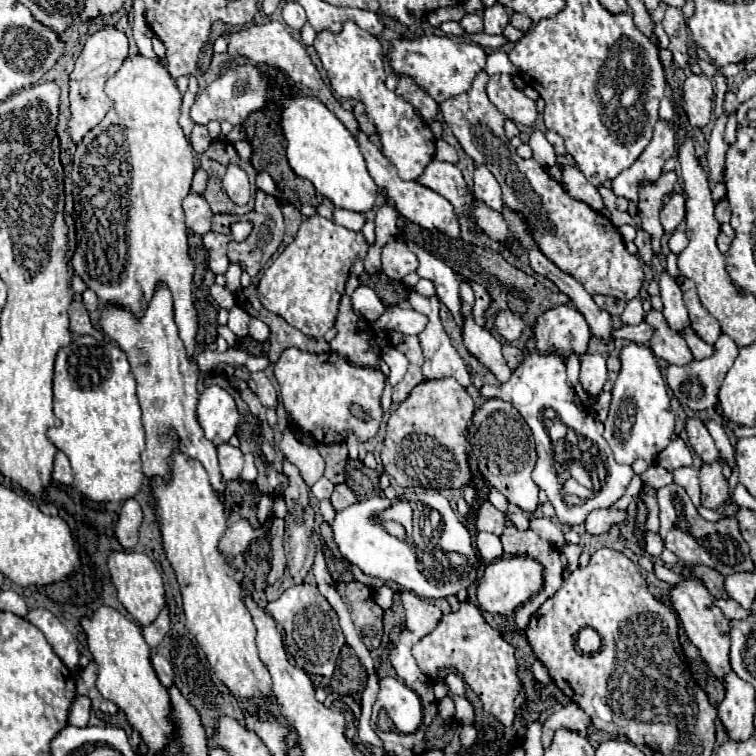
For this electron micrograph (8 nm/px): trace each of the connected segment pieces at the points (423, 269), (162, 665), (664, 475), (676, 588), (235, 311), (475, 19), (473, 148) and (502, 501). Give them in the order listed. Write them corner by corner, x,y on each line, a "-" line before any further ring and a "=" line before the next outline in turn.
410,242
408,248
420,260
420,266
416,270
418,276
432,280
432,284
436,286
436,294
438,294
440,302
444,302
448,306
448,310
452,312
456,324
460,326
460,322
464,322
464,318
460,318
460,288
458,288
460,280
458,280
458,274
452,268
448,268
442,260
434,258
426,250
418,248
416,244
=
154,654
154,656
152,656
152,666
154,666
154,672
156,672
158,680
160,680
166,688
172,686
172,682
174,682
174,672
172,672
170,662
168,662
162,654
=
654,464
641,474
641,480
645,486
649,486
655,490
666,486
673,482
671,472
662,468
658,464
=
684,580
684,582
674,584
670,588
670,598
672,598
674,610
680,618
680,622
684,624
684,630
686,630
690,642
700,650
710,672
722,682
724,674
730,672
730,662
728,662
730,626
728,626
728,618
722,614
722,610
716,604
712,604
710,592
706,590
706,586
696,582
696,580
=
240,306
230,308
228,328
230,328
238,338
244,338
244,336
248,334
248,322
250,322
250,316
248,316
=
468,14
460,20
460,26
468,34
478,34
478,32
484,32
484,18
480,14
=
482,70
480,74
476,74
472,86
468,92
452,96
448,100
444,100
440,104
440,110
444,114
446,124
452,128
454,136
458,138
458,142
462,144
464,152
476,162
476,164
484,164
490,168
490,172
494,174
494,178
498,180
498,184
502,186
502,200
504,206
510,208
512,212
520,214
524,218
524,224
528,226
530,236
534,238
538,250
550,258
562,272
570,274
572,278
576,278
584,290
590,296
614,296
620,300
632,300
640,294
642,288
642,280
644,280
644,272
642,272
642,262
632,256
626,246
624,240
618,232
618,226
612,224
610,218
606,218
604,214
596,212
594,208
590,208
586,202
572,198
564,186
560,182
556,182
550,174
548,168
542,166
536,160
524,160
516,154
516,148
510,144
510,140
504,134
504,114
488,100
486,96
486,84
488,84
488,74
=
484,479
487,487
489,488
489,500
492,503
492,505
496,508
498,508
500,511
504,512
506,514
506,525
511,526
513,523
509,518
508,514
508,501
507,499
496,489
494,489
489,482

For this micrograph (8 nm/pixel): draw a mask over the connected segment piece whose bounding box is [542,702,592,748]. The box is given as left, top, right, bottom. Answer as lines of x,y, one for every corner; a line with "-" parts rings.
574,702
562,706
562,710
554,712
548,716
548,720
542,724
542,746
548,748
552,734
558,728
566,728
566,730
576,730
576,732
586,732
586,728
590,726
590,718
588,714
584,714
584,710
580,710
580,706
576,706

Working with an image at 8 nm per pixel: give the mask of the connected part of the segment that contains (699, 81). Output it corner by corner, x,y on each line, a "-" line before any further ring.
690,74
684,80
684,112
694,128
704,128
712,116
712,82
704,74

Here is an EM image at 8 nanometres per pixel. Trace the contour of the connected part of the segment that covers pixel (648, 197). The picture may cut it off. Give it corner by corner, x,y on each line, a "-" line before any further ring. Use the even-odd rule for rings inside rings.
672,170
672,172
666,172
664,176
660,176
656,184
642,186
642,190
640,190
638,210
640,210
642,230
646,230
650,234
656,256
662,256
662,236
664,236
664,228
660,226
660,220
658,220
660,200
664,194
668,194
674,188
674,184
676,184
676,174

